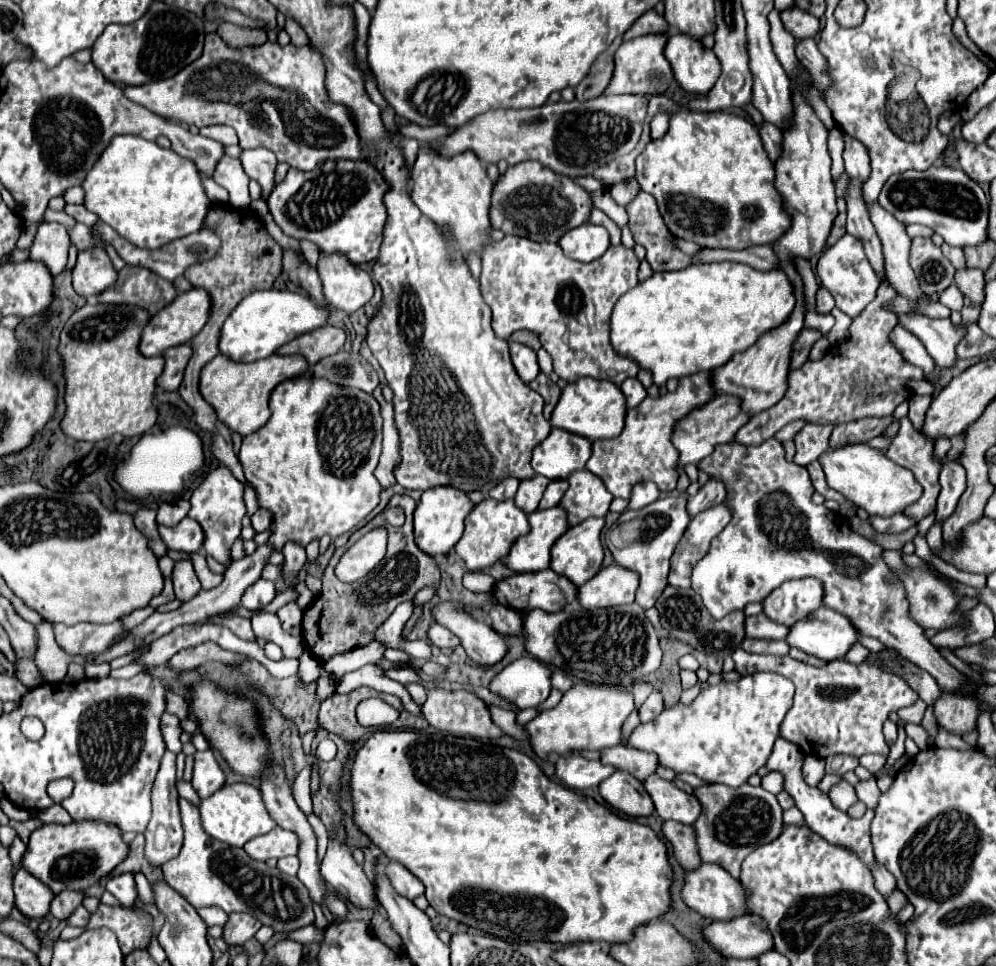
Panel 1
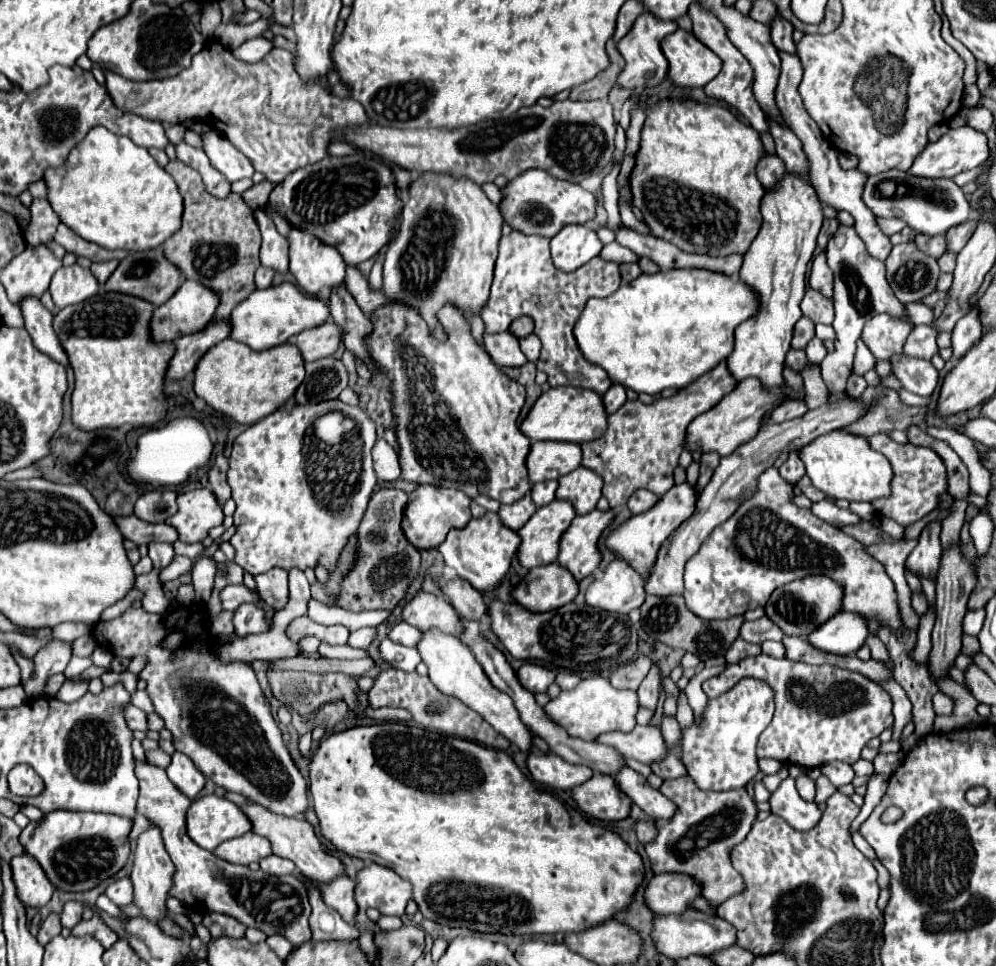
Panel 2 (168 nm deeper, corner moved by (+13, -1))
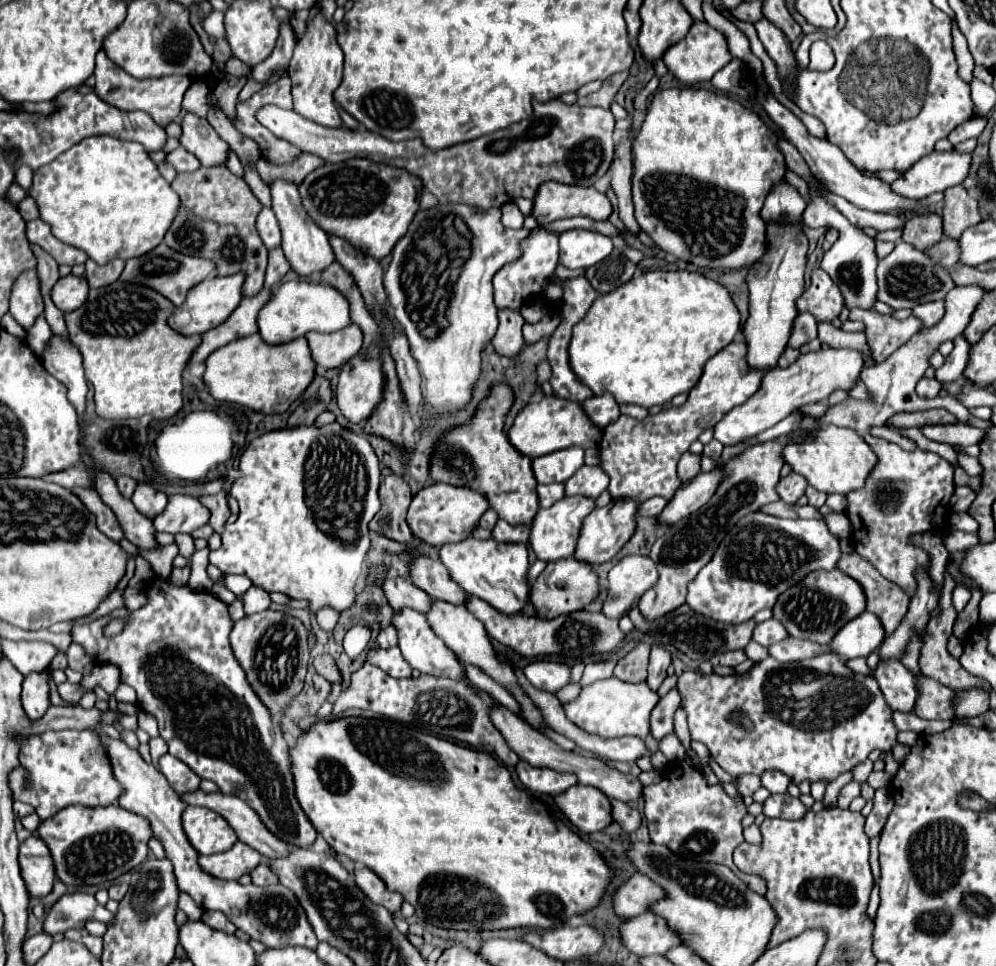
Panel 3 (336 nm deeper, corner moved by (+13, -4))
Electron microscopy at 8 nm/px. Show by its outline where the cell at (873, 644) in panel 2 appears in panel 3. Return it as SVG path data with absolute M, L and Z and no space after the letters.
M880 662L876 668L876 680L880 684L882 694L886 696L886 704L894 712L912 712L916 702L916 678L902 662Z

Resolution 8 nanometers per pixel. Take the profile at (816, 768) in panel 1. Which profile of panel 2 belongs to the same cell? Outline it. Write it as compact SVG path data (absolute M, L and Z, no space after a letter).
M806 773L796 779L796 789L804 799L814 799L814 781Z

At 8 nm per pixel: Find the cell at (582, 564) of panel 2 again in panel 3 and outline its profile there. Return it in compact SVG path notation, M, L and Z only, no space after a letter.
M614 500L604 508L596 508L584 520L582 534L580 534L574 558L584 560L592 566L598 566L602 562L612 560L620 552L620 548L632 538L632 534L636 530L636 518L634 518L636 512L638 512L638 502L636 500Z

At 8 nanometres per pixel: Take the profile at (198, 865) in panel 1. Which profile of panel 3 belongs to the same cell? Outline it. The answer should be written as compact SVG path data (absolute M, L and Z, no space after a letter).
M90 728L90 730L98 736L100 744L106 748L106 756L110 756L110 766L114 768L114 778L124 786L124 792L118 798L118 804L124 810L130 810L130 812L140 814L150 820L154 836L162 840L166 856L174 866L178 886L186 894L192 896L196 906L200 906L202 910L224 912L236 924L236 928L240 928L250 938L262 942L268 948L304 946L304 948L316 950L318 940L314 936L314 930L310 928L310 922L306 920L306 914L304 914L302 906L298 904L296 896L288 888L284 888L282 884L274 884L274 886L266 886L266 888L258 888L254 884L242 886L234 880L218 880L218 878L202 872L196 862L198 852L194 852L194 848L186 840L186 834L182 828L180 816L182 816L182 810L186 808L186 804L170 788L166 776L162 776L162 772L158 772L156 766L146 764L142 760L142 756L138 754L138 750L126 746L122 740L108 738L108 736L100 734L96 728Z

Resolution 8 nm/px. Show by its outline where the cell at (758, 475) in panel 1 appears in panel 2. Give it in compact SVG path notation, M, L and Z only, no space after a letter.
M776 467L766 469L766 471L758 477L758 485L756 485L752 497L750 497L750 499L744 499L744 501L740 503L740 507L736 509L736 513L734 513L728 521L724 521L722 525L718 525L718 527L710 533L710 537L702 543L700 551L686 563L686 573L684 573L684 601L686 601L686 607L688 607L696 617L702 617L702 619L706 619L706 621L710 621L710 619L728 619L728 617L732 617L732 615L742 615L742 613L748 611L748 609L764 607L766 601L770 599L770 593L772 593L774 589L786 585L786 575L818 575L818 573L820 573L820 575L826 575L826 577L830 577L830 579L834 579L834 581L838 581L838 583L842 585L842 589L844 589L842 611L850 611L850 613L862 615L862 617L868 621L870 635L878 635L878 629L880 629L882 625L888 627L892 633L900 633L900 631L904 629L904 623L902 623L902 617L900 617L900 611L898 611L894 583L892 583L892 579L888 577L884 565L882 565L878 559L874 559L874 557L866 551L866 545L862 545L860 541L852 539L852 537L846 535L842 529L838 529L838 527L834 527L834 525L830 525L830 523L818 519L814 513L810 513L810 509L800 509L800 507L796 507L792 499L794 499L794 489L792 489L792 485L790 485L786 479L780 477L780 473L778 473Z

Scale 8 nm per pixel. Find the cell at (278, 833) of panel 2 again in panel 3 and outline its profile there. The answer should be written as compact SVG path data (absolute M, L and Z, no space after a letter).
M202 790L186 792L186 794L180 794L180 796L182 796L182 802L186 802L188 806L204 806L204 808L210 808L210 810L218 812L232 826L232 830L236 832L238 840L248 844L250 848L258 850L262 856L266 856L266 858L280 858L280 856L286 856L290 852L290 846L284 844L282 840L278 840L272 832L268 832L268 828L262 824L258 814L244 800L240 800L236 796L222 794L222 792L202 792Z

